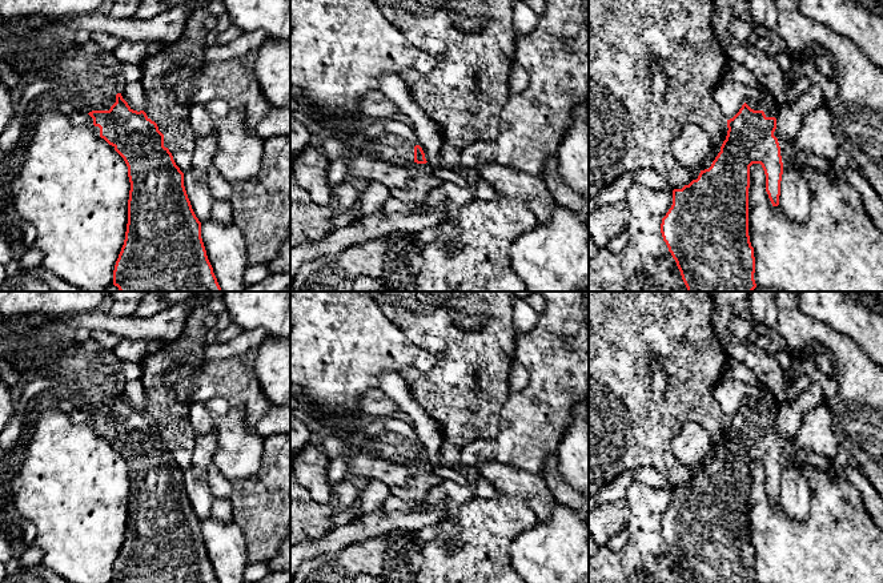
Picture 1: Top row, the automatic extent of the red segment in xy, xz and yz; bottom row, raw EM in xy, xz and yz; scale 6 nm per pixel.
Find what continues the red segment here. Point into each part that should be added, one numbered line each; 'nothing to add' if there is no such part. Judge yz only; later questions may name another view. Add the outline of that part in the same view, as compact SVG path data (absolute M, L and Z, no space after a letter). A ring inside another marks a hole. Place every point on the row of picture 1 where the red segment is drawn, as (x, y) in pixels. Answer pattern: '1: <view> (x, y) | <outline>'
1: yz (766, 103) | M762 89L760 96L748 97L746 104L754 110L763 110L766 117L778 117L779 106L775 102L775 98L767 89Z

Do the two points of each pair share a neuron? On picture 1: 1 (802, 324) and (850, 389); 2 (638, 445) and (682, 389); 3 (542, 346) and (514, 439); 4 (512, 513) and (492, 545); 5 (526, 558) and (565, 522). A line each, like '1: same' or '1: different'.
1: same
2: same
3: same
4: same
5: same

